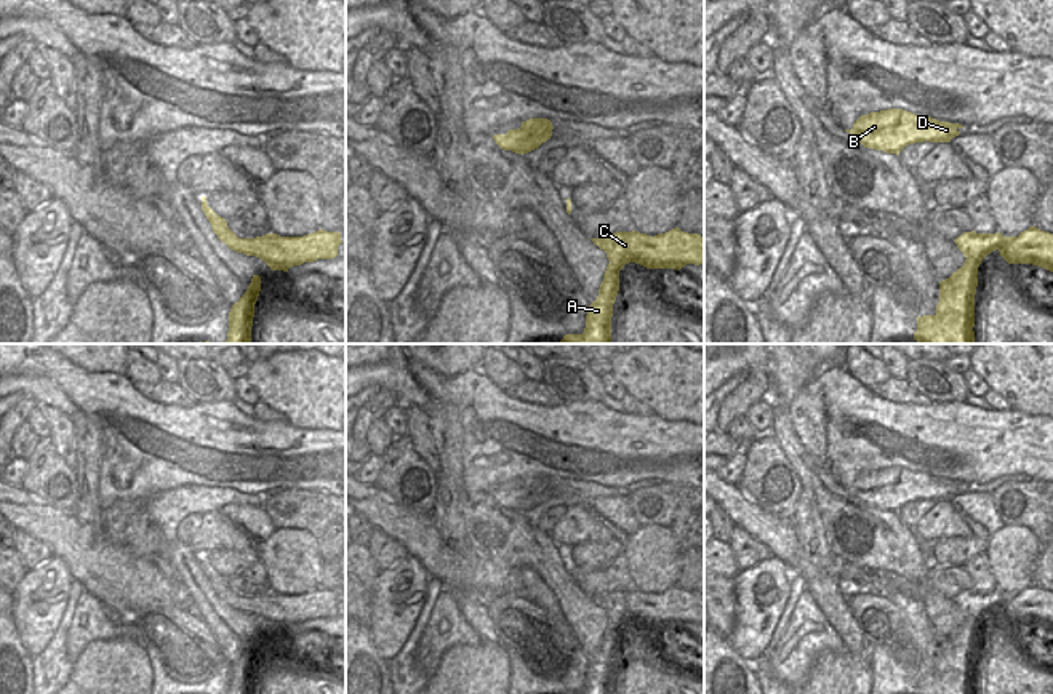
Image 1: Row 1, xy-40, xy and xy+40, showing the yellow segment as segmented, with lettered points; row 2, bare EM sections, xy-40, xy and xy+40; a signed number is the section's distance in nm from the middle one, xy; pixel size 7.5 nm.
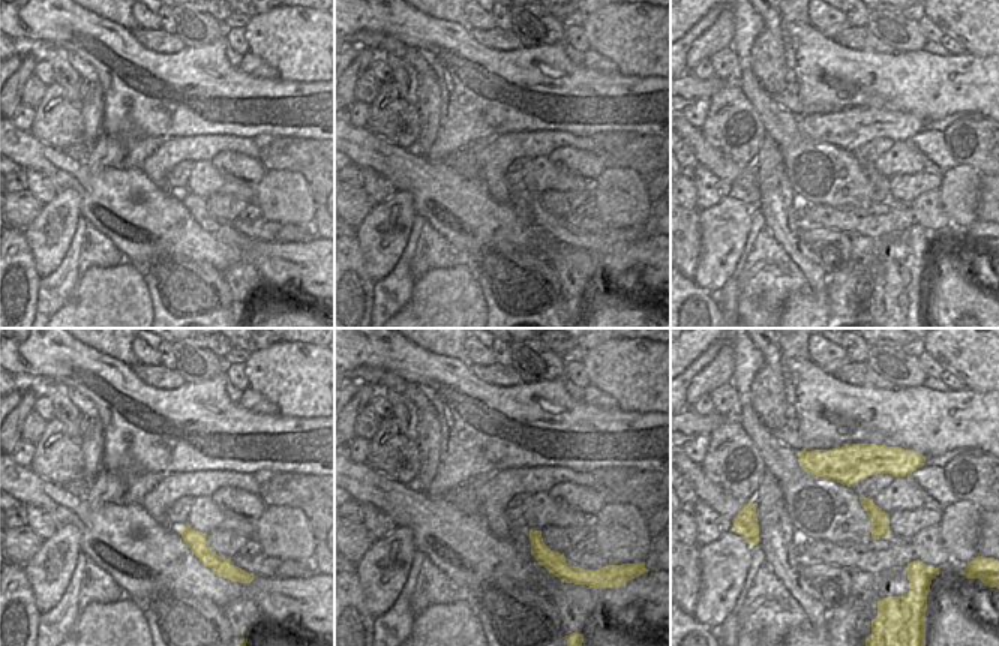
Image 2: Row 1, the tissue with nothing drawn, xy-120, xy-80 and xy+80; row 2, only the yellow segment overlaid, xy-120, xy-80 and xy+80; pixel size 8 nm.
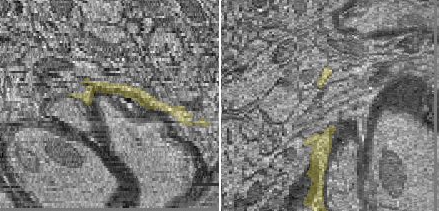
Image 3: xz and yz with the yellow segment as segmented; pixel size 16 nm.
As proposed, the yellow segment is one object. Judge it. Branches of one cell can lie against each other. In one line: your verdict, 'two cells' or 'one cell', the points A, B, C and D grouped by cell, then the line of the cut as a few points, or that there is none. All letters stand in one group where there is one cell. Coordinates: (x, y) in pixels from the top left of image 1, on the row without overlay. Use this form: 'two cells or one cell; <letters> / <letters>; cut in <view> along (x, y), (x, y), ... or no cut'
two cells; A B D / C; cut in xy+40 along (967, 614), (980, 619)

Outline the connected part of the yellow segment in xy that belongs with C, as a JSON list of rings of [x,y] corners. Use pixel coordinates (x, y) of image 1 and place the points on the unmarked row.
[[[679,585],[655,595],[632,588],[591,598],[619,628],[629,620],[647,627],[675,628],[687,622],[704,622],[704,595],[682,590]]]

